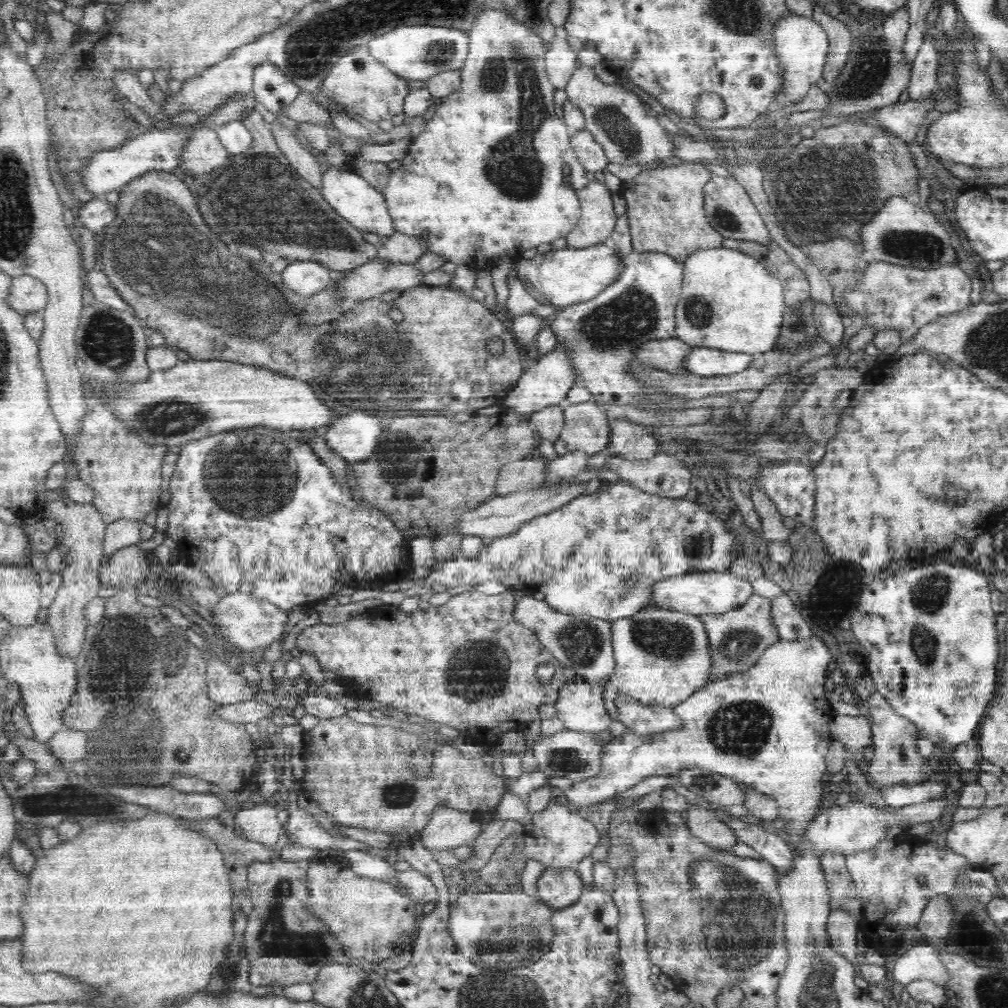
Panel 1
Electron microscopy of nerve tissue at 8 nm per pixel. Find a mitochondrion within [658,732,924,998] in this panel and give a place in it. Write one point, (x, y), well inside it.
(718, 891)

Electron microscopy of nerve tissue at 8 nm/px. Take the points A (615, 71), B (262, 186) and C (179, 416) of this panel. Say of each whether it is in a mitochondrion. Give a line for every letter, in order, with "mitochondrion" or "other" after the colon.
A: other
B: mitochondrion
C: mitochondrion

